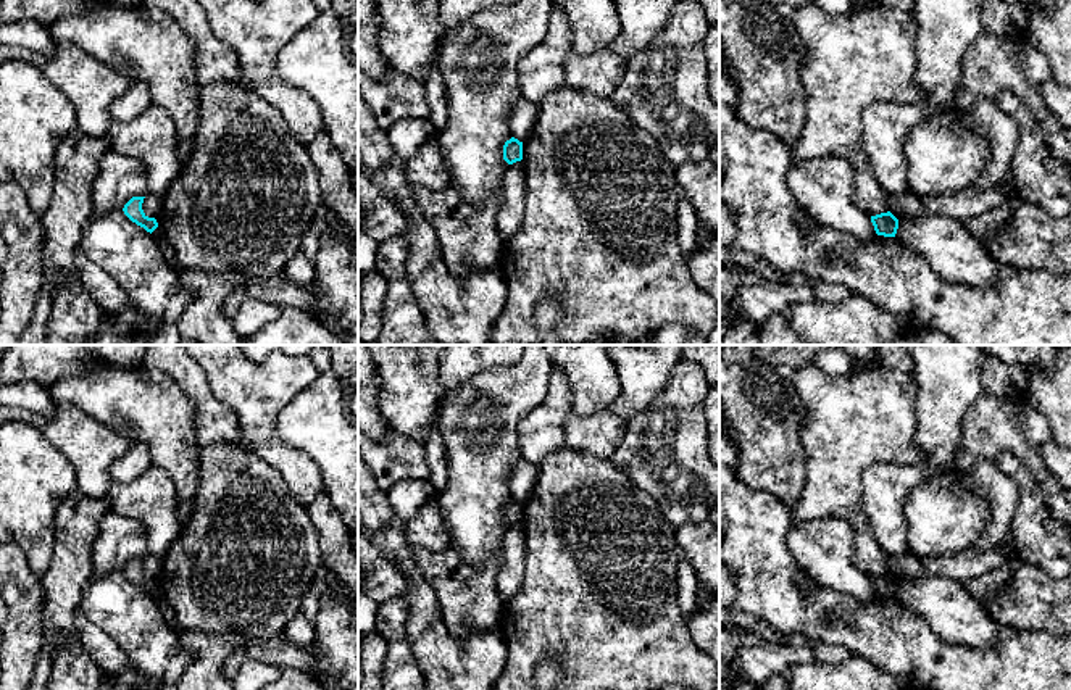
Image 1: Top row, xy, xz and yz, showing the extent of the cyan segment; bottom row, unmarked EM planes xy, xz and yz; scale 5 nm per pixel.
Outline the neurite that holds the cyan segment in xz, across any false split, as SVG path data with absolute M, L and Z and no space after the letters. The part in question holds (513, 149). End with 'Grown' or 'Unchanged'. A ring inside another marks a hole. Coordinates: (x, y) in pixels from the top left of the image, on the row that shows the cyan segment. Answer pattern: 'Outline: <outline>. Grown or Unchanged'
Outline: M511 137L510 140L506 140L505 145L503 145L503 160L508 164L521 161L523 160L523 142L519 142L515 137Z. Unchanged

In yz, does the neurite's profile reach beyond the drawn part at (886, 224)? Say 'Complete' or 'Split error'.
Complete

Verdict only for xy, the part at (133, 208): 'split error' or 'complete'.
complete

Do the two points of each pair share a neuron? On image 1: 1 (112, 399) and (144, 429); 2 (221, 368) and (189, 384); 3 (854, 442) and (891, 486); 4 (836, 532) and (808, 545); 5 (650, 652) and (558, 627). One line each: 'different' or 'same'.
1: same
2: different
3: different
4: same
5: same

